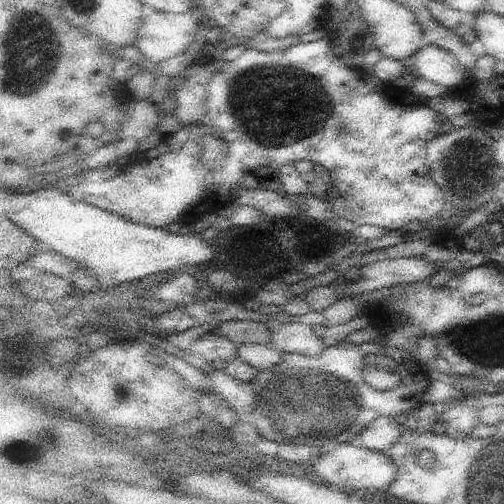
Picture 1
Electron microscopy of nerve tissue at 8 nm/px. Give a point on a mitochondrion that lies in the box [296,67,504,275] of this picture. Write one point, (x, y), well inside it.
(464, 162)

